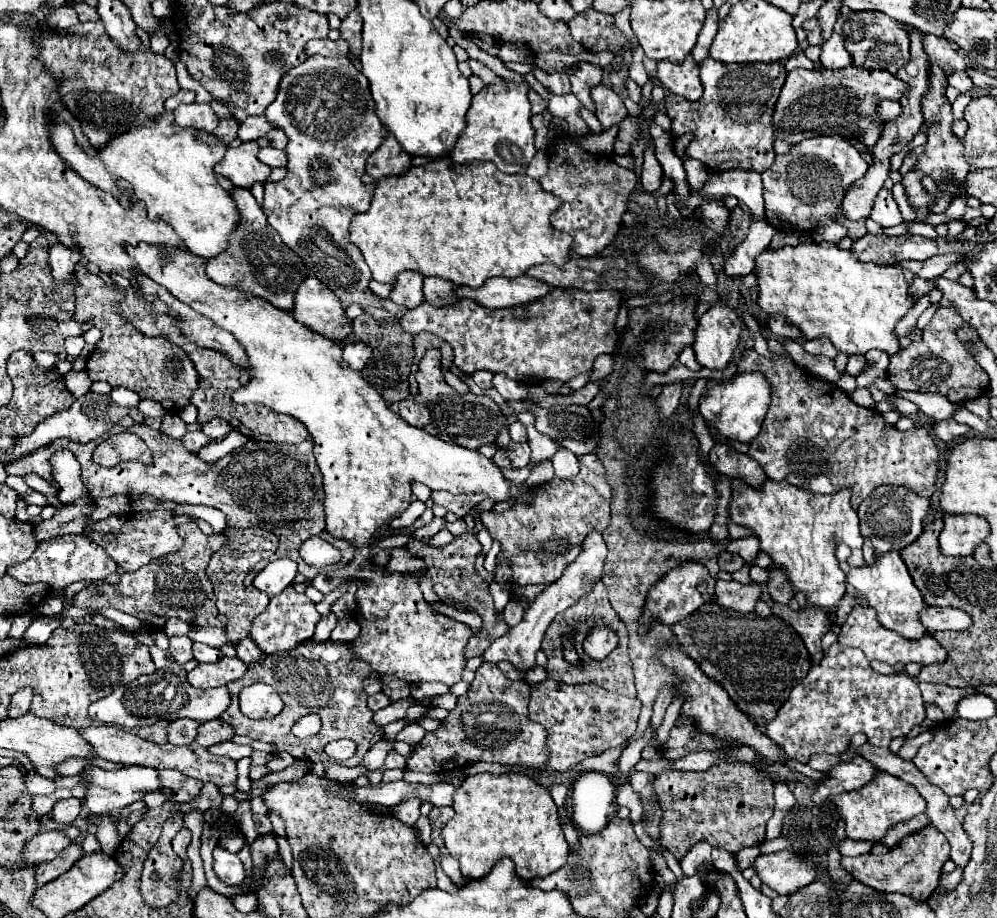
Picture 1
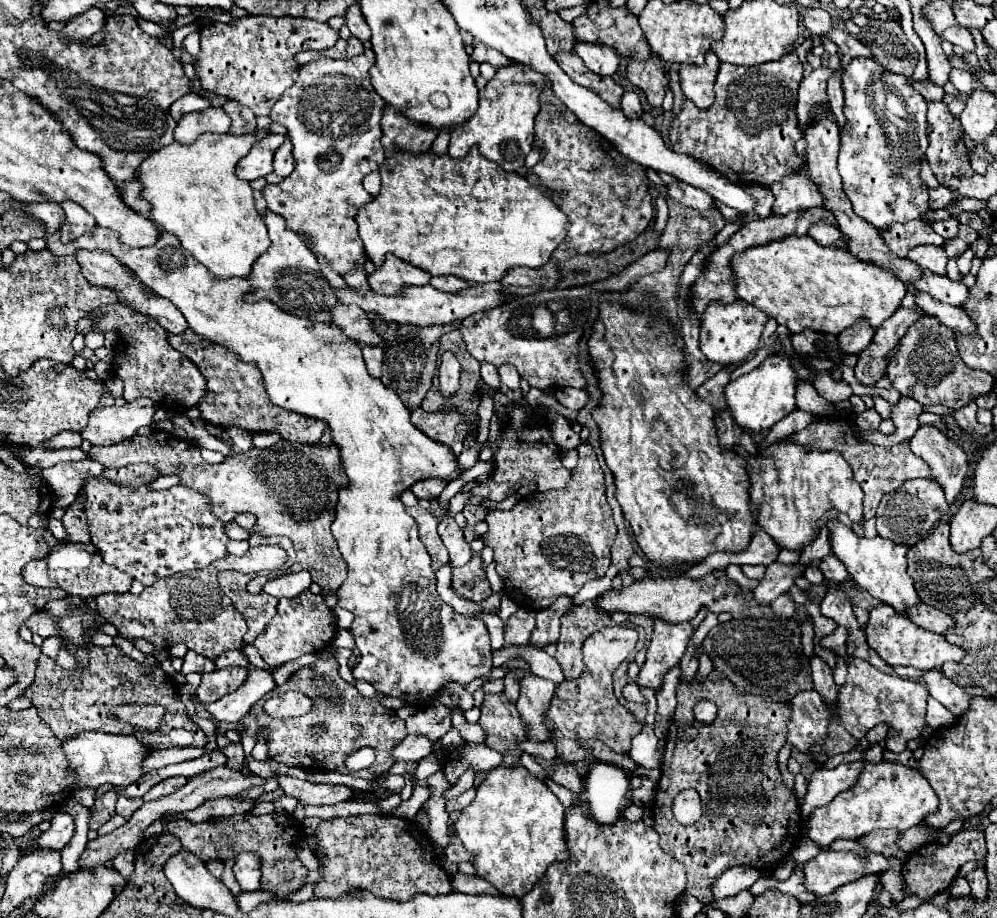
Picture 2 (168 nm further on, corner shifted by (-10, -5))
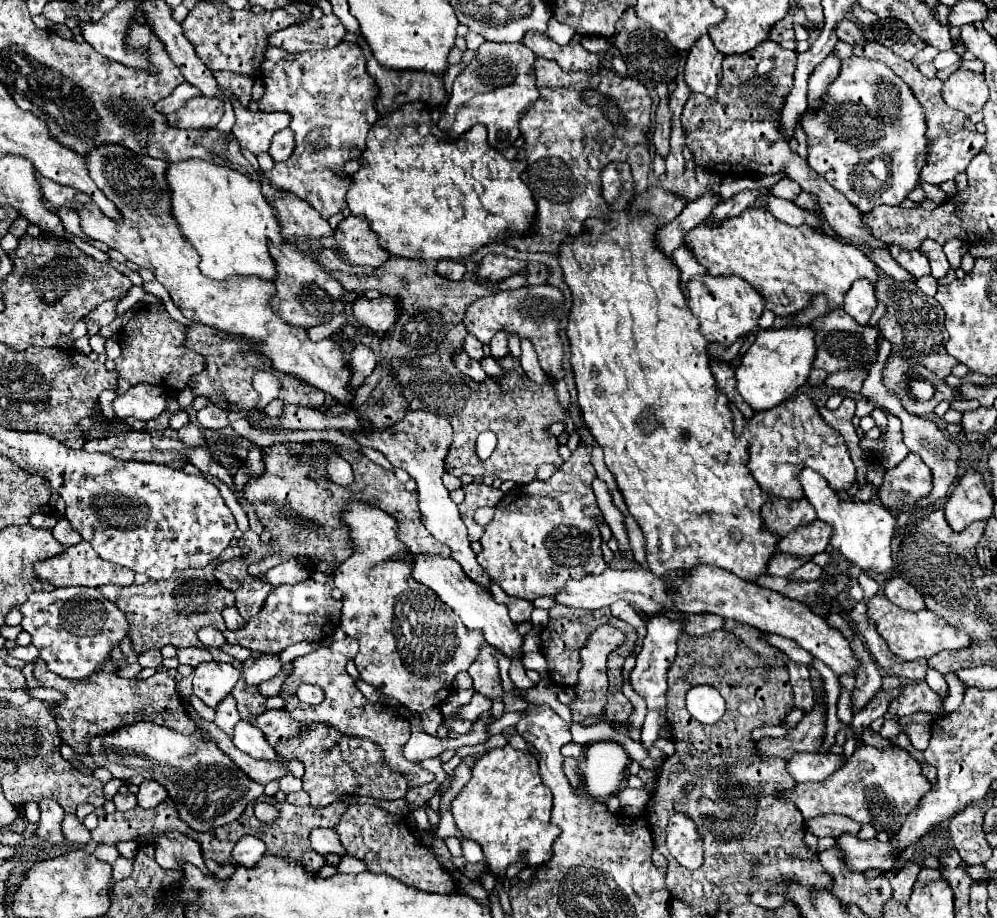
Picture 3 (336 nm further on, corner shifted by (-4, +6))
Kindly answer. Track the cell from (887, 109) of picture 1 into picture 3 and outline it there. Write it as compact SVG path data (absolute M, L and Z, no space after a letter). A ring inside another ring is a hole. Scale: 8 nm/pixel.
M849 57L841 61L841 73L831 83L823 109L819 109L817 113L803 113L803 129L807 133L807 145L809 145L807 163L811 165L811 169L823 175L839 193L847 197L851 205L859 207L859 211L863 213L871 211L875 205L881 203L901 205L903 199L907 199L907 195L919 185L919 171L927 161L925 117L913 91L885 63L867 57ZM843 105L859 105L863 109L839 109ZM879 159L885 161L889 173L871 173L867 169L871 161L879 161Z

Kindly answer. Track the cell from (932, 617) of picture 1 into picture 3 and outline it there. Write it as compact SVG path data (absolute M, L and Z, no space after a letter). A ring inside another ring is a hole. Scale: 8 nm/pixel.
M901 577L889 579L889 583L885 587L885 597L887 595L889 595L889 601L899 605L901 609L907 609L907 611L913 611L913 613L925 609L923 597L907 581L903 581Z

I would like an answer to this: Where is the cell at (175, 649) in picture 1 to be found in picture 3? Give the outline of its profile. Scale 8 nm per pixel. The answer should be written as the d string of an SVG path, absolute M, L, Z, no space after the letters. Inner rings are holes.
M187 647L187 649L179 649L177 651L177 659L179 663L187 663L191 667L197 667L199 663L203 661L211 661L211 653L207 649L201 649L201 647Z

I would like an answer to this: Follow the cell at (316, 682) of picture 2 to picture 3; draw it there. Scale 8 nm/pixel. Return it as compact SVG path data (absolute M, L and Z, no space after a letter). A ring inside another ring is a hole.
M347 637L345 641L335 641L329 647L319 647L315 651L311 651L309 655L297 657L293 661L293 673L283 683L281 693L279 693L279 697L285 701L283 709L291 715L291 719L295 719L301 725L303 723L327 723L329 727L335 727L337 731L343 731L343 735L375 741L375 745L379 745L381 751L383 751L383 761L387 763L387 767L391 767L397 773L401 773L407 779L409 787L419 787L419 785L431 783L435 779L433 773L425 771L421 767L421 763L411 763L411 761L407 761L403 757L403 745L409 741L409 735L411 735L409 721L405 717L401 717L395 709L387 707L387 705L367 701L363 697L363 693L357 689L355 681L345 671L347 659L355 657L357 649L359 649L357 639ZM301 683L319 685L325 691L325 701L321 705L303 705L297 699L293 699L295 697L295 689Z

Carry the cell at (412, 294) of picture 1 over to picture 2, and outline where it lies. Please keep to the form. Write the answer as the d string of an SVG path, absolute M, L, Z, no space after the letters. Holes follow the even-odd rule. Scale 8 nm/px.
M387 254L385 262L367 278L369 286L381 294L397 294L397 290L403 286L425 286L429 284L429 280L431 274L425 274L425 270L417 270L417 266L401 262L393 254Z

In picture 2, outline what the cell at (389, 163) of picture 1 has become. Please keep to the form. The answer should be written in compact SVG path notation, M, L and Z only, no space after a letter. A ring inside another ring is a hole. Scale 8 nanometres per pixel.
M385 106L383 118L381 118L381 128L383 128L383 148L385 156L387 154L397 154L397 150L407 150L407 152L429 152L431 142L439 134L435 128L421 126L405 118L397 108Z

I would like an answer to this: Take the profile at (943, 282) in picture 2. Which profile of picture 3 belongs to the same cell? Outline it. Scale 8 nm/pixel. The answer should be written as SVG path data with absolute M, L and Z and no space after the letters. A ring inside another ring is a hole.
M891 247L891 255L893 259L905 267L911 275L915 275L917 279L923 275L931 275L931 267L927 263L927 257L923 257L919 251L901 251L899 247Z

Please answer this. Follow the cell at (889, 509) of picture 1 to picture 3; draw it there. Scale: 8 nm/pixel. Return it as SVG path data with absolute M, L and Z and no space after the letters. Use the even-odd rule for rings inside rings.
M909 453L899 465L885 471L877 499L891 511L891 515L899 517L901 513L911 513L915 505L931 493L931 487L929 467L919 455Z

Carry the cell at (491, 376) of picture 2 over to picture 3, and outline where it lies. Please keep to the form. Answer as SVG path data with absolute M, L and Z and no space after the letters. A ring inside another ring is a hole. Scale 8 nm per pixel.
M467 335L467 337L465 337L465 345L463 345L463 349L465 349L467 355L471 355L473 359L477 359L477 361L483 359L483 345L481 345L473 335Z

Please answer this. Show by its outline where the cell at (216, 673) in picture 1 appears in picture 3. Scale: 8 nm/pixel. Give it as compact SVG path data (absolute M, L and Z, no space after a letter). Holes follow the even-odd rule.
M209 661L195 667L193 673L193 693L209 707L215 707L223 697L231 693L239 681L239 669L231 663Z

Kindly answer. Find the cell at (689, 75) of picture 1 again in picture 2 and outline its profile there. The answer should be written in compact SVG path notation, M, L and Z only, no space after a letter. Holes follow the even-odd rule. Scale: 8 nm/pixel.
M713 50L707 54L705 66L693 66L693 64L683 64L681 66L681 88L683 94L699 108L709 108L715 100L715 78L719 72L719 58L715 56Z

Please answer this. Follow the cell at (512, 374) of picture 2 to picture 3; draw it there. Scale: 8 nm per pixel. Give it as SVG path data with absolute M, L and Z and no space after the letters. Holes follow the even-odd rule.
M499 331L499 333L491 339L489 347L491 347L491 357L493 357L495 361L497 361L497 359L507 357L507 355L509 355L509 347L507 347L507 333L505 333L505 331Z

